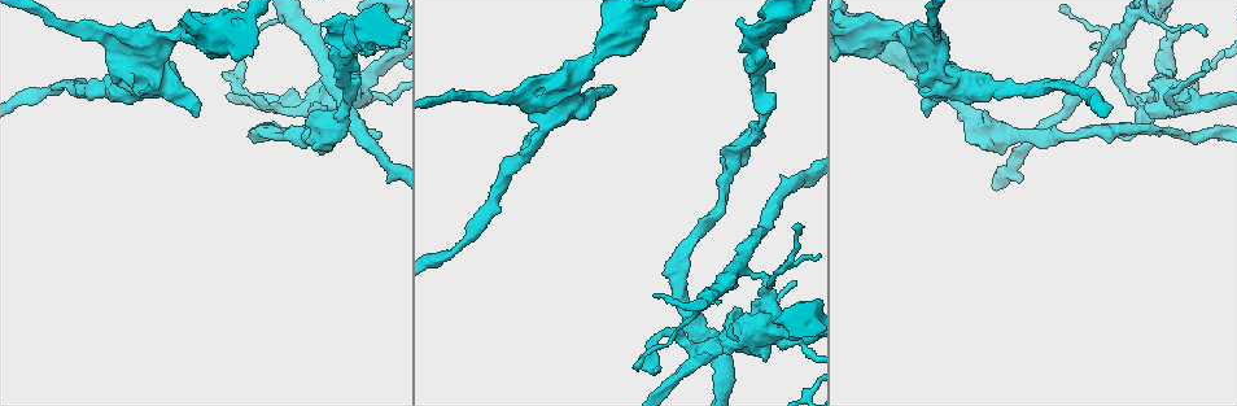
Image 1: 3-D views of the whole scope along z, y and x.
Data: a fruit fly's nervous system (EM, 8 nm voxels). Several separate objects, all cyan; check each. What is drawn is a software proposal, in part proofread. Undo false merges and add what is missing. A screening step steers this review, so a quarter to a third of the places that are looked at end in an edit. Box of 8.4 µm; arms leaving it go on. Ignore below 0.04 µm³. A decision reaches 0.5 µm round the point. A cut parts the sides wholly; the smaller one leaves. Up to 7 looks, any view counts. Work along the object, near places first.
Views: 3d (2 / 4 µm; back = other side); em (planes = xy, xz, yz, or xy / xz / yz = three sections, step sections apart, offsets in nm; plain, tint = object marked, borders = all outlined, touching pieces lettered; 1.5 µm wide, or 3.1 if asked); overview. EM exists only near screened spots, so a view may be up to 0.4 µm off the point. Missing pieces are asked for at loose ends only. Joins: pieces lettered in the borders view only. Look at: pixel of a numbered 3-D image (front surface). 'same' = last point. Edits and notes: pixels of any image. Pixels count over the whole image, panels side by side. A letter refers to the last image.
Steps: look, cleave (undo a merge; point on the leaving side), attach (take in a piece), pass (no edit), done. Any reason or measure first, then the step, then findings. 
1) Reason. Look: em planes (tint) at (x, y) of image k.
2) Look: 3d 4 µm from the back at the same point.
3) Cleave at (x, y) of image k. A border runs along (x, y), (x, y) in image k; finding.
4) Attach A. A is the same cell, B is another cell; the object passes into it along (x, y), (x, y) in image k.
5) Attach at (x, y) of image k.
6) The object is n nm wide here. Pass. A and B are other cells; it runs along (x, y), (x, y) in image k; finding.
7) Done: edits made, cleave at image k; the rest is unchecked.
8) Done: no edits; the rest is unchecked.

Thick turns thin. Look: 3d 2 µm at (940, 67) of image 1.

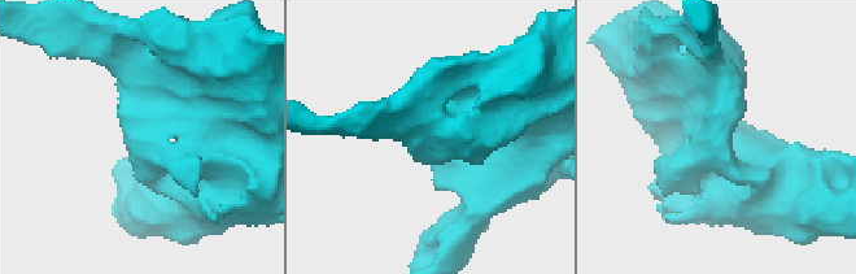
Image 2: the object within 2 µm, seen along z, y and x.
Look: em xz step 8 (tint) at (141, 140) of image 2.

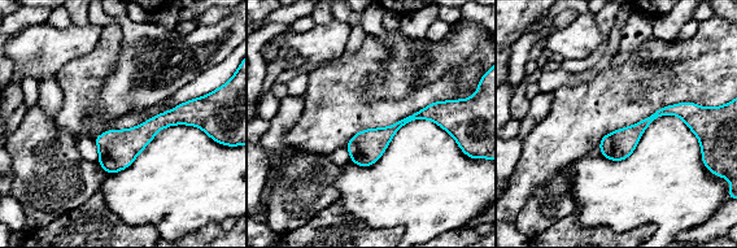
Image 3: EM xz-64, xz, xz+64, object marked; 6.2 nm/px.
Another direction. Look: em planes (borders) at the same point.

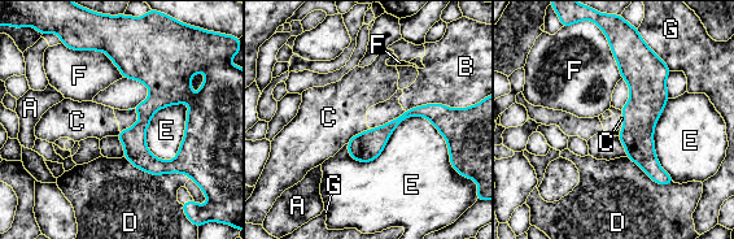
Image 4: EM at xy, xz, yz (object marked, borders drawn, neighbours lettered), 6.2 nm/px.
Pass. A, B, C, D, E, F and G are other cells; a border runs along (370, 129), (355, 134), (346, 143) in image 4; continuous, no second cell.

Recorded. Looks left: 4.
An open end. Look: em planes (borders) at (925, 114) of image 1.

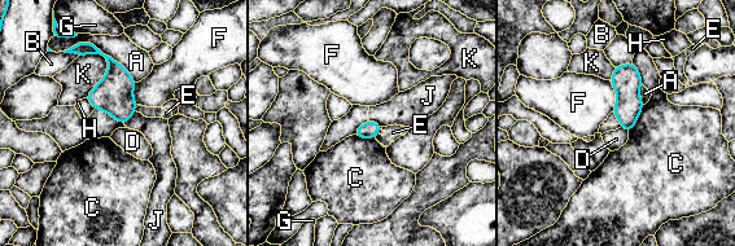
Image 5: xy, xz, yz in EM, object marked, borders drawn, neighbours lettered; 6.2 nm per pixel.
The object is 110 nm wide here. Pass. A, B, C, D, E, F, G, H, J and K are other cells; no lettered piece goes on from it.

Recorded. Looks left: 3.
Free end. Look: em yz step 8 (borders) at (320, 25) of image 1.

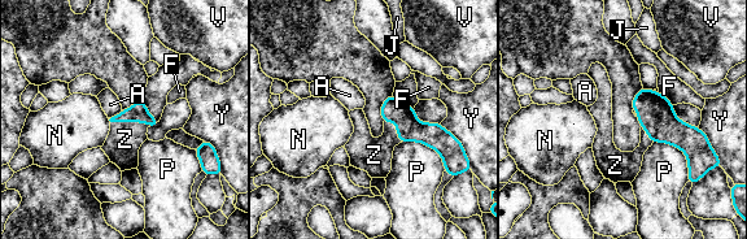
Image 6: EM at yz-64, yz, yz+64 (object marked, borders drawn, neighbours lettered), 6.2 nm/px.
Look: em planes (borders) at the same point.

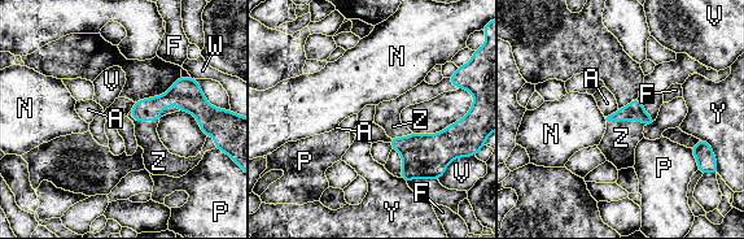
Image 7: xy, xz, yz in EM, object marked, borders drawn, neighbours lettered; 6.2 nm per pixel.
Attach Z. Z is the same cell, A, F, N, P, V, W and Y are other cells; the object passes into it along (634, 111), (625, 120), (621, 138) in image 7; the cell continues.

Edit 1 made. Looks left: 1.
Done: edits made, attach at image 7; the rest is unchecked.

